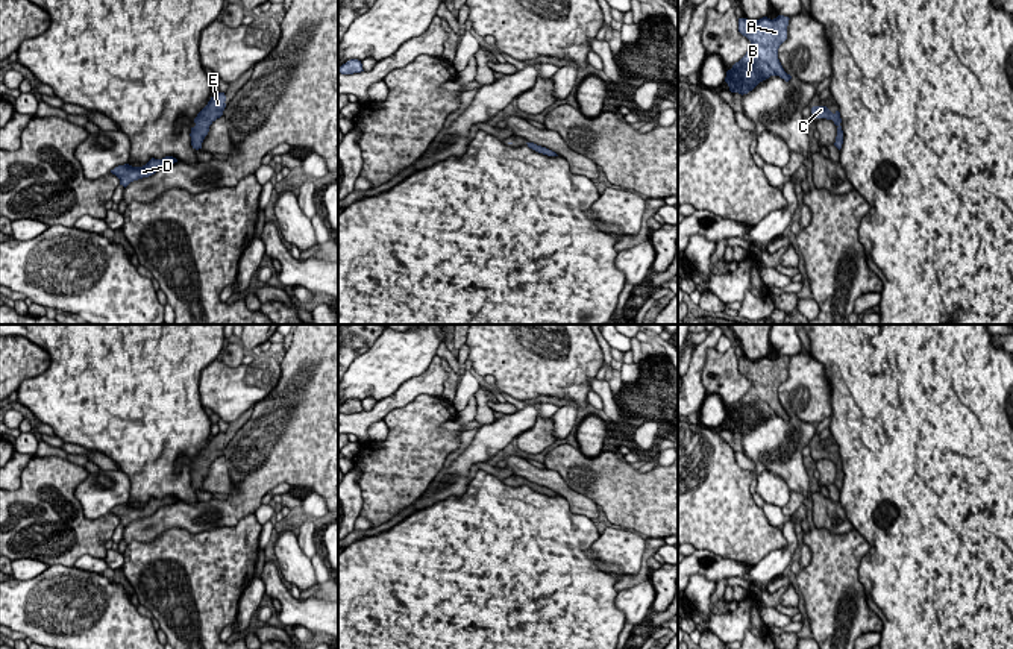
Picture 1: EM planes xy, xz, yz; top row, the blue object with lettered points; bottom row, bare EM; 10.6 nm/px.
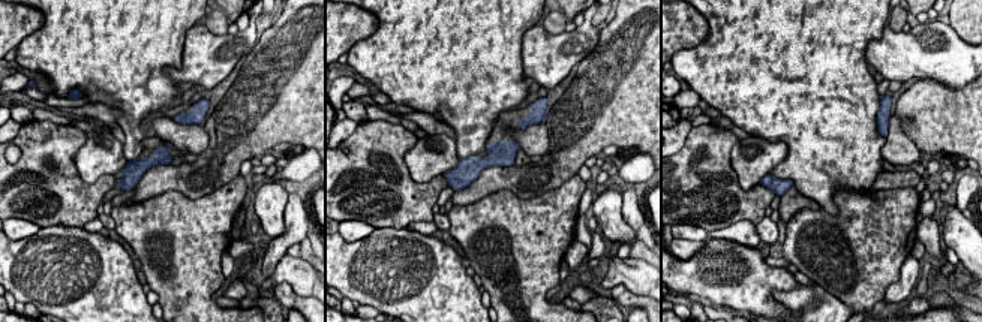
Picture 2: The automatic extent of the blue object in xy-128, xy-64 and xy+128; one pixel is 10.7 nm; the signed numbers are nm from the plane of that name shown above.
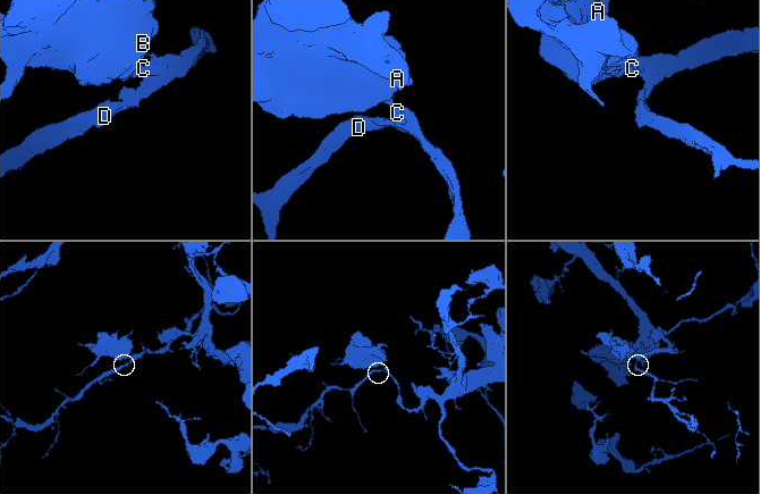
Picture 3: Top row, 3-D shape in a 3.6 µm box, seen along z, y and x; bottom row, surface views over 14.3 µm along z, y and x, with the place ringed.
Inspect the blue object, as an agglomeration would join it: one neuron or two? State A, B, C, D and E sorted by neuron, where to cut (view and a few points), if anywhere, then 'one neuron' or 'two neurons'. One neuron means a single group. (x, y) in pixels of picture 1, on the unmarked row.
A B C D E | no cut | one neuron

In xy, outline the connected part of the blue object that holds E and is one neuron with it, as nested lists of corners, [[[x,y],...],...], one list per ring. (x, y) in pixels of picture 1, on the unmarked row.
[[[218,432],[217,435],[211,437],[208,444],[197,453],[194,458],[196,466],[191,467],[190,473],[193,488],[202,488],[202,482],[209,472],[209,466],[223,455],[226,447],[224,441],[224,432]]]

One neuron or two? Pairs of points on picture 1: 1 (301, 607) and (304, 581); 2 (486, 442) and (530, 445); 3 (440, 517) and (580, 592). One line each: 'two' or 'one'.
1: two
2: two
3: one

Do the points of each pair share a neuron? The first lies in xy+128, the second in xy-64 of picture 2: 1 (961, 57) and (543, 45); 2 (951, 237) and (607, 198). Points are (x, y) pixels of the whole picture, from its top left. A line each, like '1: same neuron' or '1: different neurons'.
1: same neuron
2: same neuron

